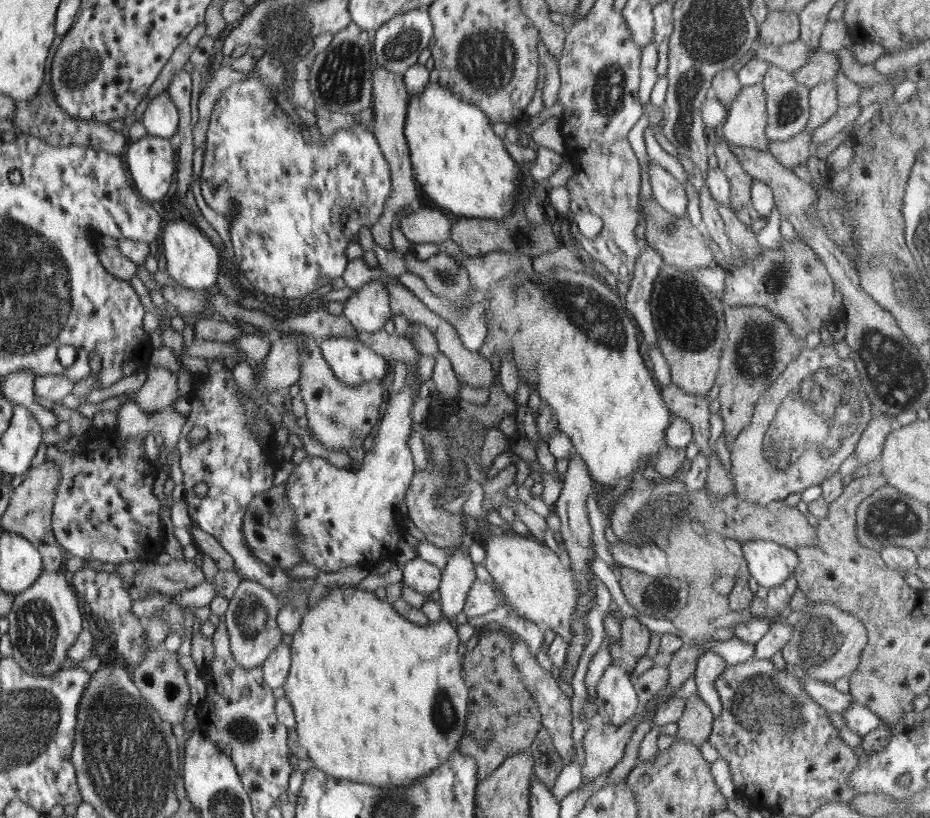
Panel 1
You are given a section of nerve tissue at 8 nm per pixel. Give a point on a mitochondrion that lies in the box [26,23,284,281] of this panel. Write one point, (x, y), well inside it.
(77, 69)

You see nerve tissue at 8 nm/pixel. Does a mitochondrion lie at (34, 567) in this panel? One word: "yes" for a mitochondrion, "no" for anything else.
no

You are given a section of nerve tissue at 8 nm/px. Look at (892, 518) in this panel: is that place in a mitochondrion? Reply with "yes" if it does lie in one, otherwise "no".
yes

